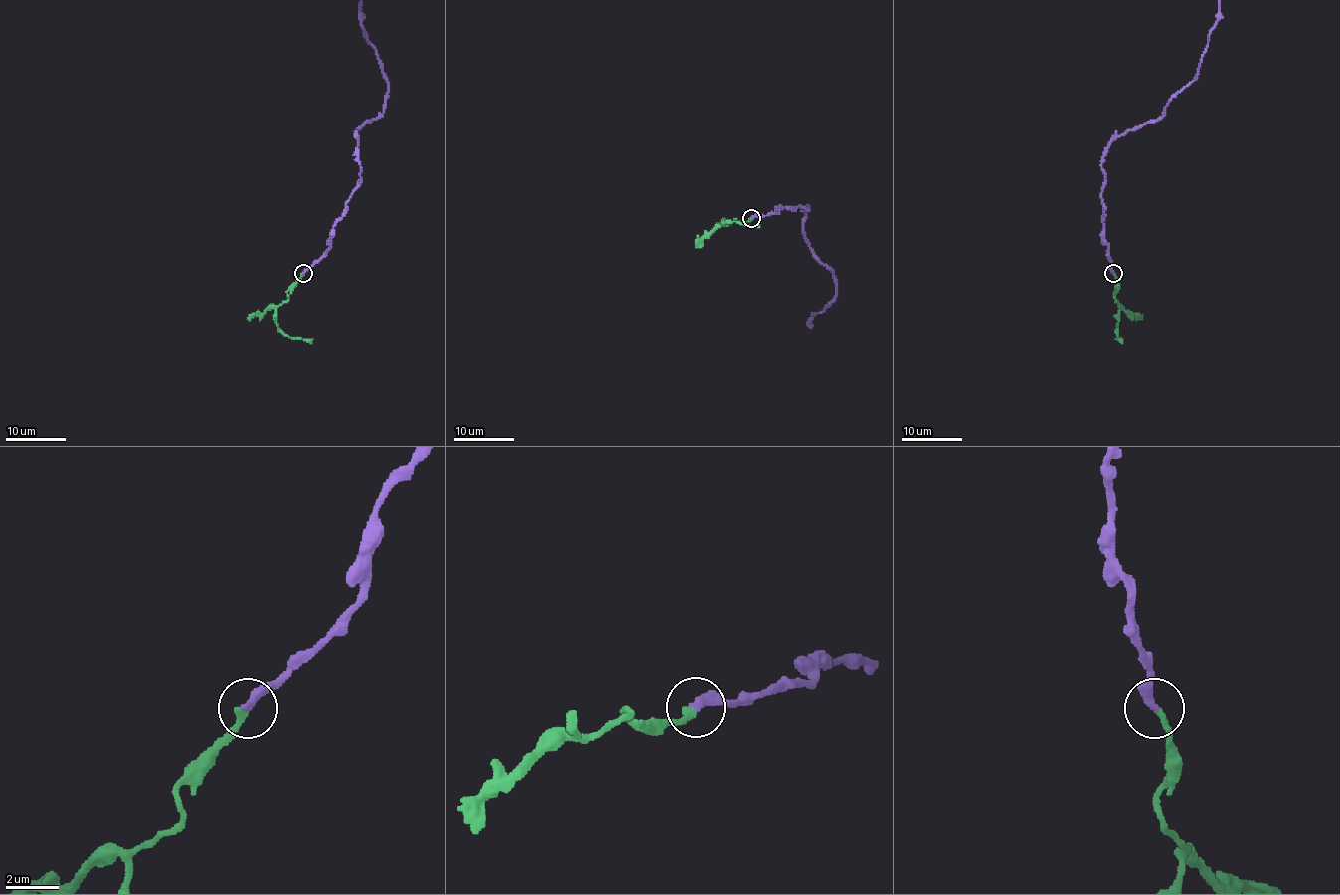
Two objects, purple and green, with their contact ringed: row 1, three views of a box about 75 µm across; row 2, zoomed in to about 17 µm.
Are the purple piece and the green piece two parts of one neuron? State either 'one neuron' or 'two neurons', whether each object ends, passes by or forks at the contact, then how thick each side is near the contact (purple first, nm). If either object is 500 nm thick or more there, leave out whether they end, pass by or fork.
one neuron; purple ends; green ends; calibres 320 and 240 nm

